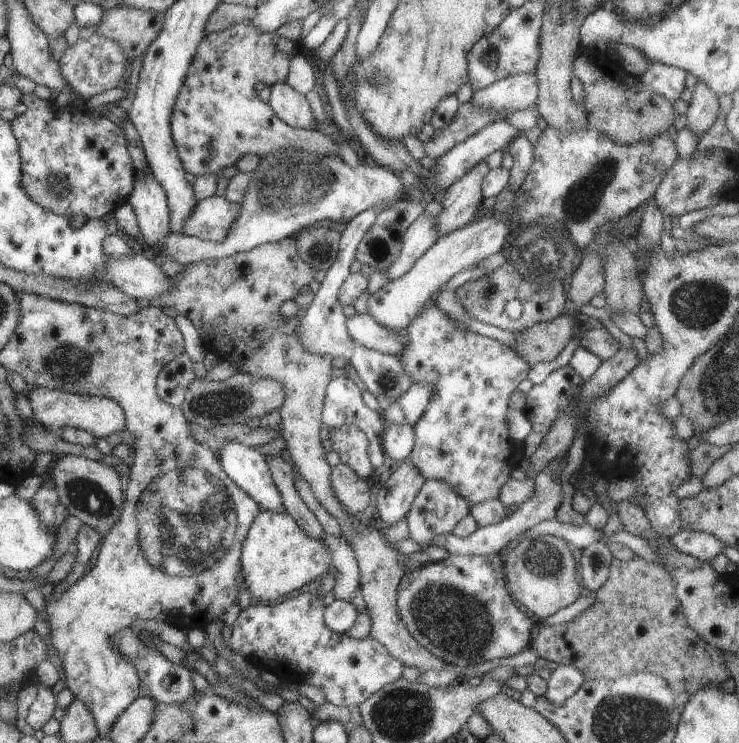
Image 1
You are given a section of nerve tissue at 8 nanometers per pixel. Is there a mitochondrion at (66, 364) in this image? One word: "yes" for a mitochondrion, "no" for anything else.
yes

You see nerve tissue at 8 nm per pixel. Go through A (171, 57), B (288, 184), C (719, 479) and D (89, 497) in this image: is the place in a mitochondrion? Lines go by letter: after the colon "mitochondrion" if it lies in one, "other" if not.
A: other
B: mitochondrion
C: other
D: mitochondrion

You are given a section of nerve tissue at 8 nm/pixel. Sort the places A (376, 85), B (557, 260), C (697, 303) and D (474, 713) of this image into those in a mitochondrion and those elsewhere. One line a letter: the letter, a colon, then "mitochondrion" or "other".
A: mitochondrion
B: mitochondrion
C: mitochondrion
D: other

